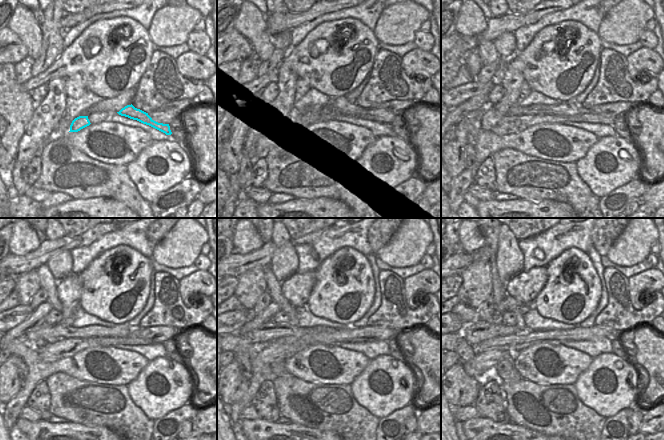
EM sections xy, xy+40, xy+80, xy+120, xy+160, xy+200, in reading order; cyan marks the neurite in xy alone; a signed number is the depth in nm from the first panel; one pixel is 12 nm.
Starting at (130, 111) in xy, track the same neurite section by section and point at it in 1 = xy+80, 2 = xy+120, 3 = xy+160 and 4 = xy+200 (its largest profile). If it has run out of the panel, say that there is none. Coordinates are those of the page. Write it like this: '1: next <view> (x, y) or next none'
1: next xy+80 (570, 108)
2: next xy+120 (46, 333)
3: next xy+160 (269, 331)
4: next xy+200 (477, 331)

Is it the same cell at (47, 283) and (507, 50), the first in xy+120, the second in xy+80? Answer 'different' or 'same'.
different

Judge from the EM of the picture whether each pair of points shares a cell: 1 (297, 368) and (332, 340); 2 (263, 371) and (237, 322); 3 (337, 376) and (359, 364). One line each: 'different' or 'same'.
1: different
2: different
3: same

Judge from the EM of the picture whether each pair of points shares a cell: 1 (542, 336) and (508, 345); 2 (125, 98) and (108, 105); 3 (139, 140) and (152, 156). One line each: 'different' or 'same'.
1: same
2: same
3: different

